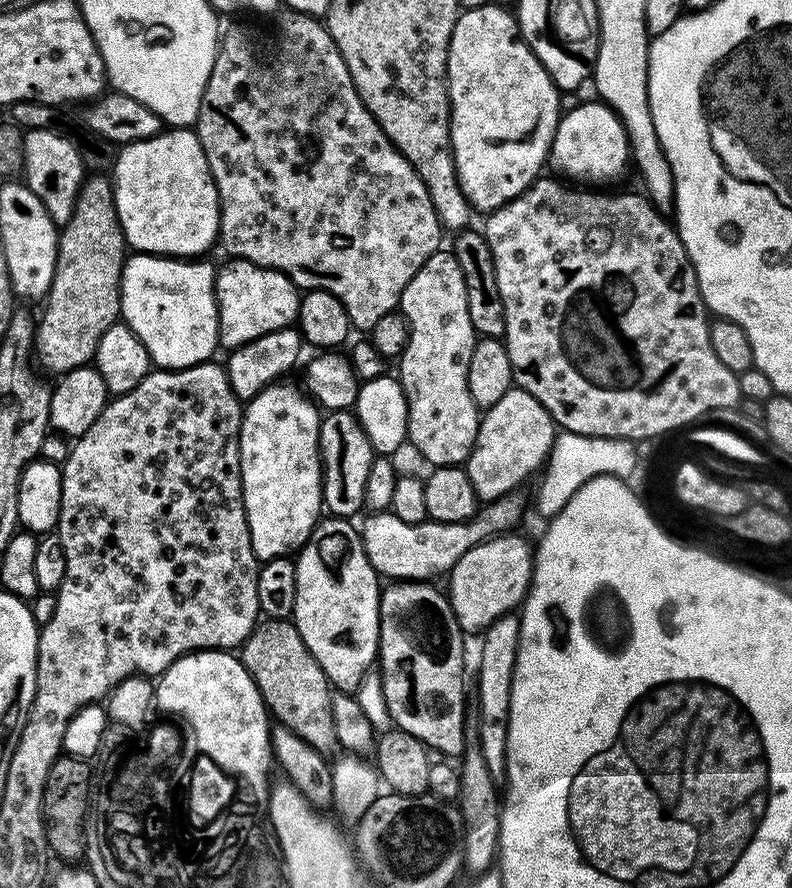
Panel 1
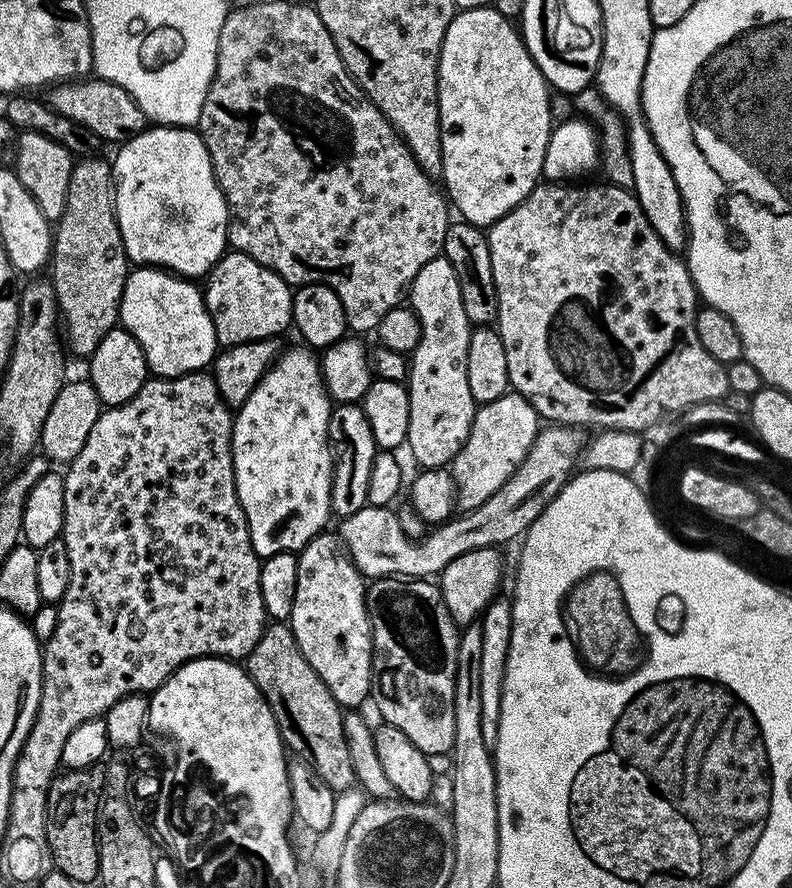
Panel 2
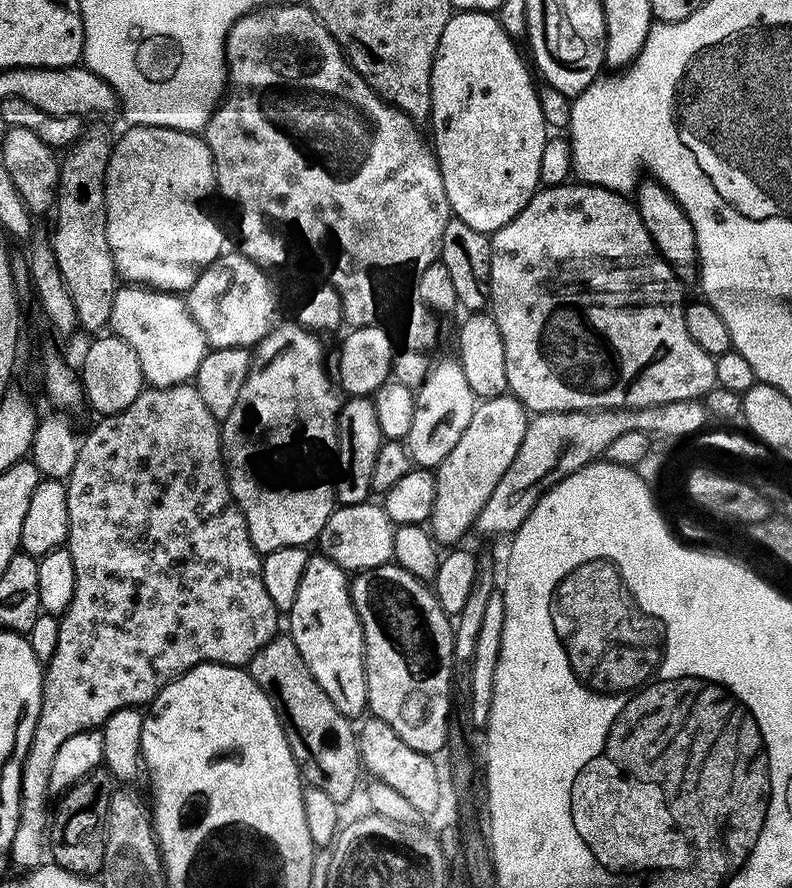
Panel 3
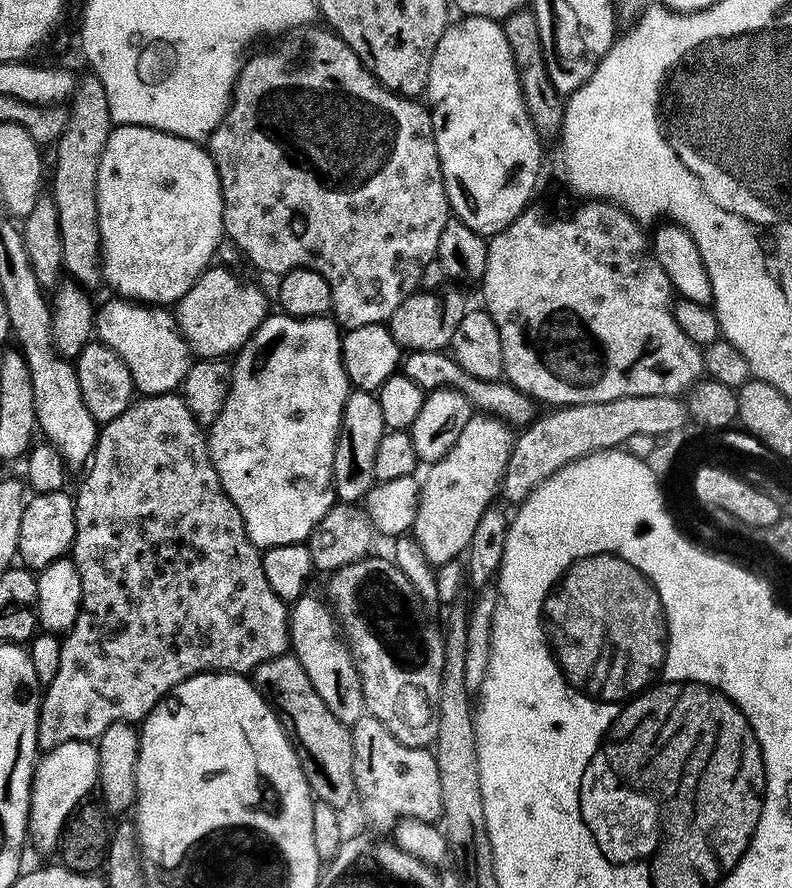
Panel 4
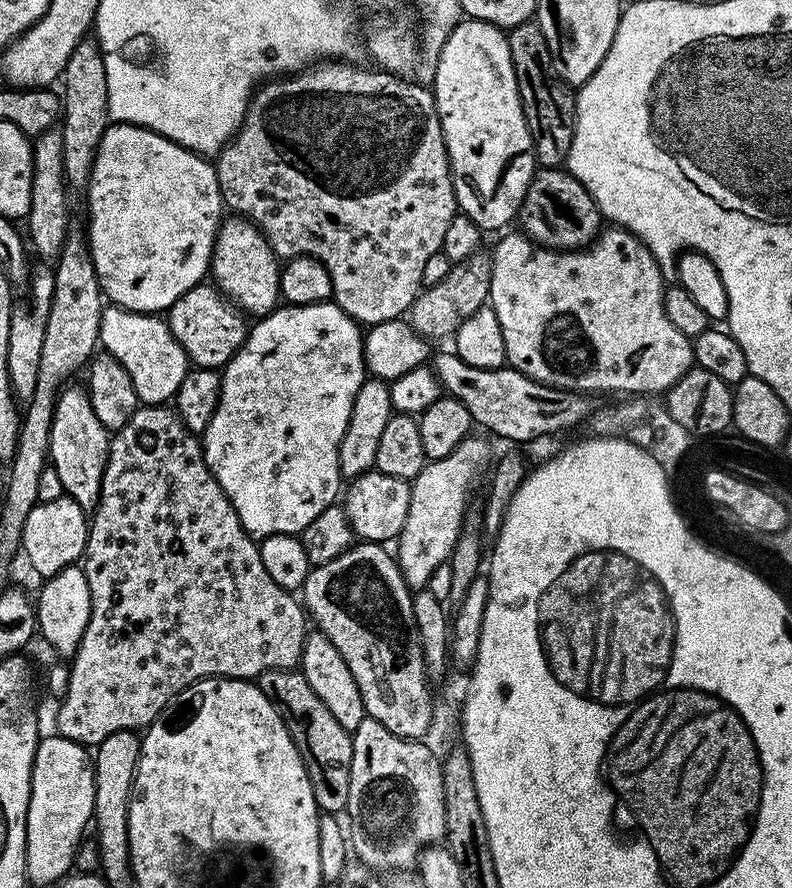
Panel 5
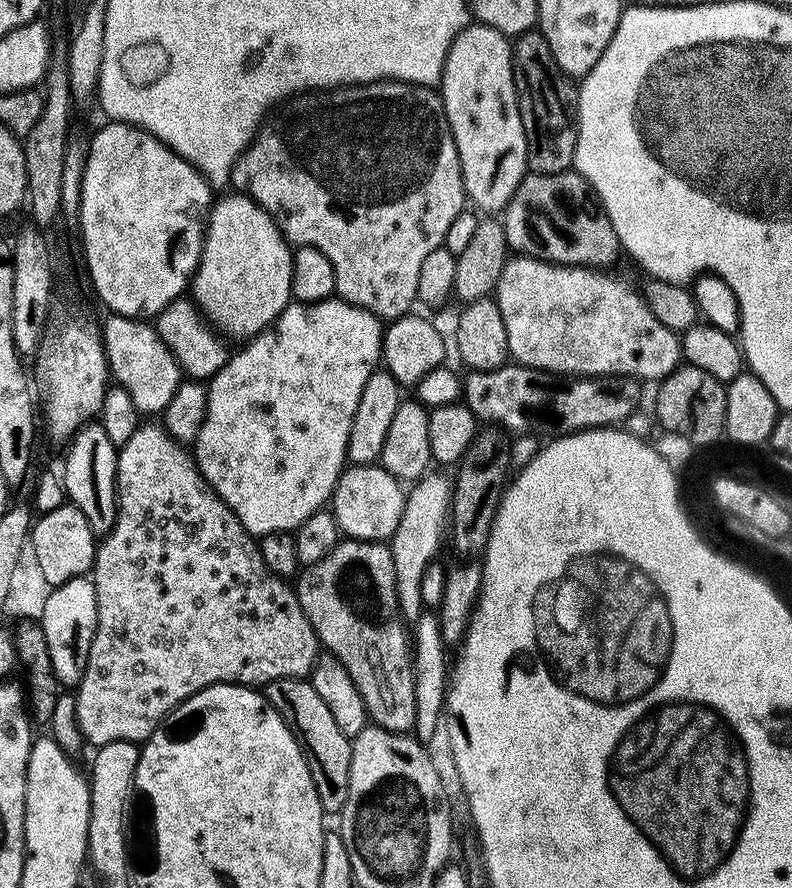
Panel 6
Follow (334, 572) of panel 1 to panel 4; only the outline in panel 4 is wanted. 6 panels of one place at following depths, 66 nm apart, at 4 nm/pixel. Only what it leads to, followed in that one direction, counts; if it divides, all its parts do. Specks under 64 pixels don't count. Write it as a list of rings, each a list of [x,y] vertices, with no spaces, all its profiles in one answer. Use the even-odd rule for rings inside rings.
[[[305,594],[291,605],[290,648],[298,662],[302,662],[306,675],[310,677],[310,683],[314,690],[318,690],[322,702],[326,702],[326,707],[334,713],[334,718],[351,726],[366,714],[360,675],[335,612],[327,599],[320,597],[319,600],[312,595]]]

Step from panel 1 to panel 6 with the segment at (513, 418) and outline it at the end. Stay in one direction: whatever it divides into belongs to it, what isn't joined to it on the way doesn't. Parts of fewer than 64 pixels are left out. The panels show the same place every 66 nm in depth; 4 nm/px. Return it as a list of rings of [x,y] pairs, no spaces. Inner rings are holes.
[[[429,470],[407,489],[402,518],[394,530],[390,547],[394,558],[396,602],[405,621],[414,622],[422,611],[422,570],[437,559],[440,543],[445,543],[446,529],[452,511],[452,480],[442,473]]]

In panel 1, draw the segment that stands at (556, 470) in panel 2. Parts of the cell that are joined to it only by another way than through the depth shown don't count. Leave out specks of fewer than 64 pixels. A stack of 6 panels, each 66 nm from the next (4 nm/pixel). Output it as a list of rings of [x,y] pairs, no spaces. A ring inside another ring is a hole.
[[[515,491],[506,496],[499,496],[497,500],[485,503],[475,516],[471,516],[464,522],[438,522],[427,519],[423,520],[421,524],[411,524],[410,522],[402,522],[402,518],[398,518],[390,510],[373,512],[365,515],[364,525],[362,523],[359,525],[360,541],[364,543],[366,558],[381,577],[392,576],[388,578],[397,578],[402,582],[420,582],[430,578],[426,576],[438,572],[441,574],[451,572],[454,562],[458,562],[458,558],[462,558],[462,554],[466,554],[466,550],[474,550],[474,546],[492,539],[493,536],[511,533],[515,529],[512,527],[524,516],[524,500],[520,495],[519,491]]]

